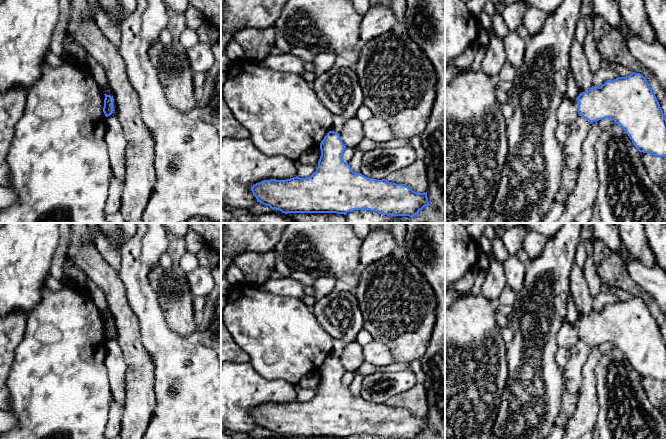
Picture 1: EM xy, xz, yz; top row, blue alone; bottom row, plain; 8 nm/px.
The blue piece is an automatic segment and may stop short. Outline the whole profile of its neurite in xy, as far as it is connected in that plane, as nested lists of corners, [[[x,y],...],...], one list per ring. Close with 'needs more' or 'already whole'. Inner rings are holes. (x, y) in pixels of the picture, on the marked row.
[[[104,94],[105,95],[105,99],[104,99],[104,107],[103,107],[103,112],[105,114],[106,117],[110,116],[114,109],[113,109],[113,102],[114,102],[114,98],[113,96],[110,96],[110,95],[107,95],[107,94]]]; already whole

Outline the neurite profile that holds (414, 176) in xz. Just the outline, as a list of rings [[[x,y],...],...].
[[[421,156],[406,168],[388,174],[385,179],[392,183],[404,184],[417,193],[427,192],[427,170]]]

